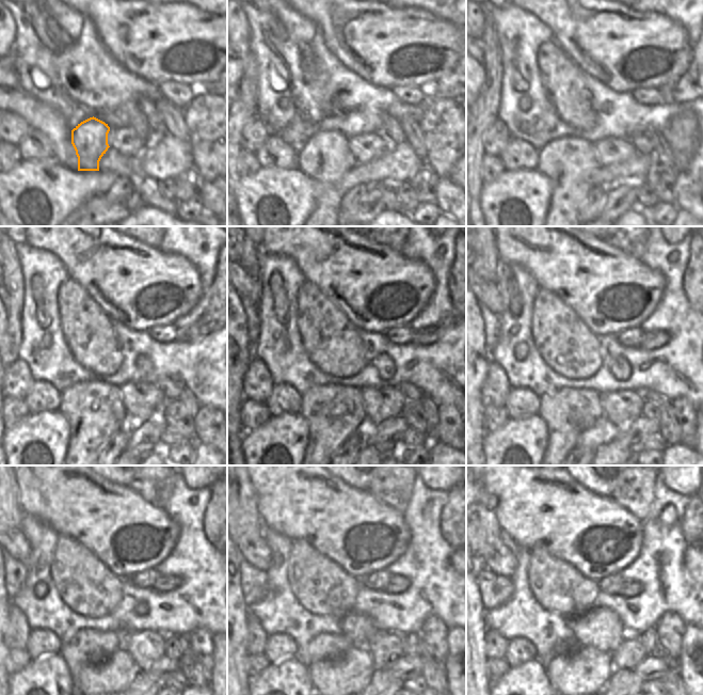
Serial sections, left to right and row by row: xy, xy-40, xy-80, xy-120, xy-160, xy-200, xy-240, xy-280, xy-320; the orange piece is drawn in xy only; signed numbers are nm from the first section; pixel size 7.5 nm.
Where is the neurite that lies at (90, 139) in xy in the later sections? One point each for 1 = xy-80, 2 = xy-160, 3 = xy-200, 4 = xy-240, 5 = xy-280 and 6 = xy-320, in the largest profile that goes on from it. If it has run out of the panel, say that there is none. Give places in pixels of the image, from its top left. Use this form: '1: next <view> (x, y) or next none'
1: next xy-80 (568, 162)
2: next xy-160 (334, 412)
3: next xy-200 (566, 412)
4: next xy-240 (88, 647)
5: next xy-280 (324, 646)
6: next xy-320 (566, 645)

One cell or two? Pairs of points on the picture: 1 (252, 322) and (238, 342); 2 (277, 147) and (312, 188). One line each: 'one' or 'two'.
1: two
2: two

